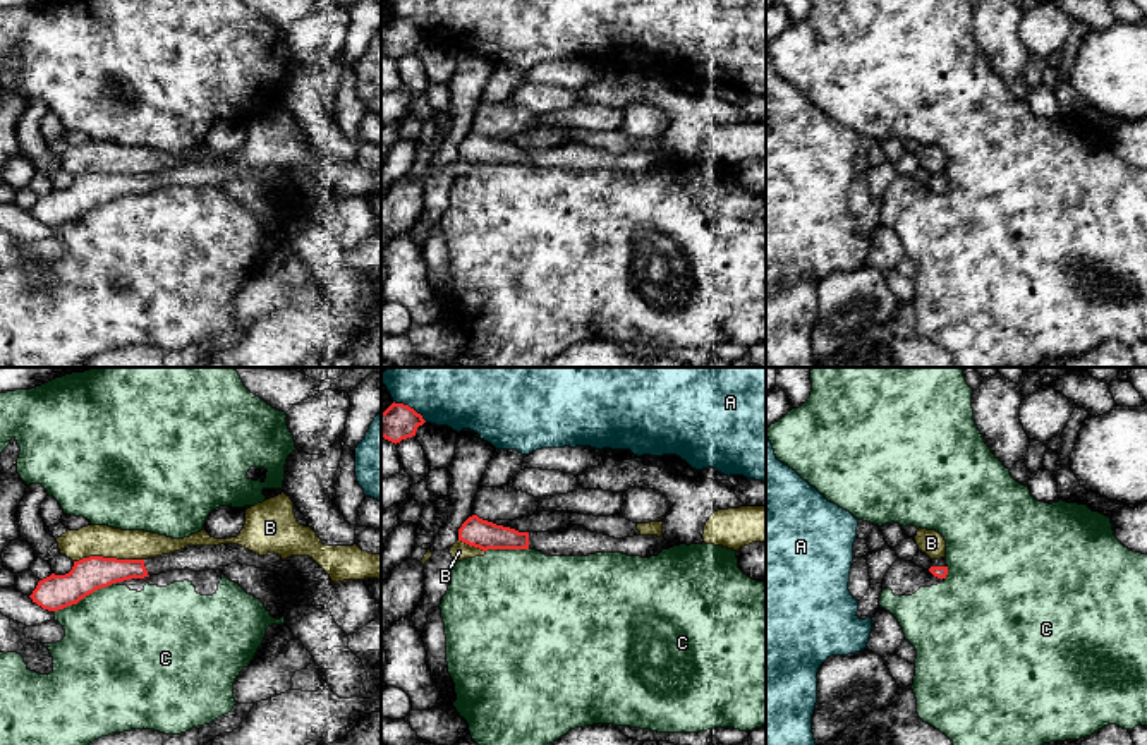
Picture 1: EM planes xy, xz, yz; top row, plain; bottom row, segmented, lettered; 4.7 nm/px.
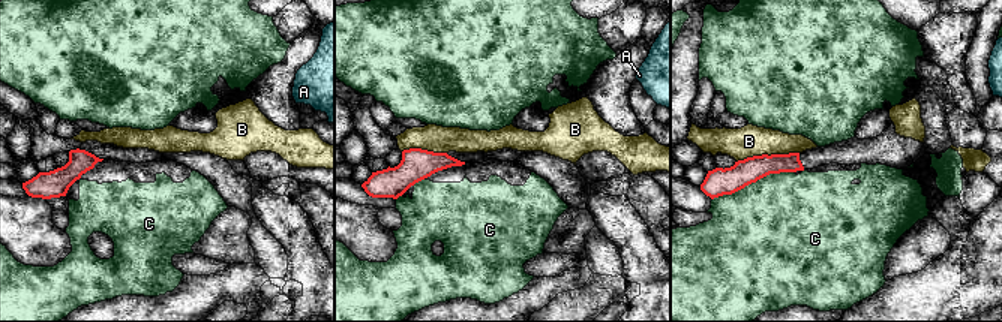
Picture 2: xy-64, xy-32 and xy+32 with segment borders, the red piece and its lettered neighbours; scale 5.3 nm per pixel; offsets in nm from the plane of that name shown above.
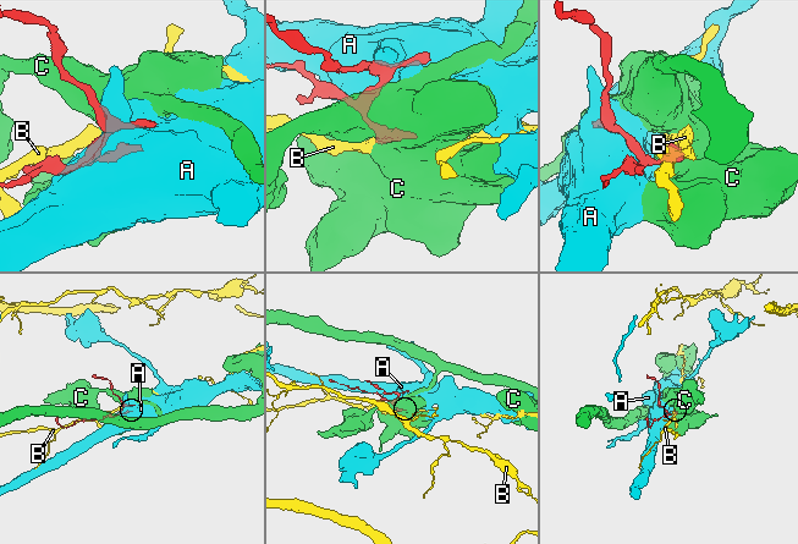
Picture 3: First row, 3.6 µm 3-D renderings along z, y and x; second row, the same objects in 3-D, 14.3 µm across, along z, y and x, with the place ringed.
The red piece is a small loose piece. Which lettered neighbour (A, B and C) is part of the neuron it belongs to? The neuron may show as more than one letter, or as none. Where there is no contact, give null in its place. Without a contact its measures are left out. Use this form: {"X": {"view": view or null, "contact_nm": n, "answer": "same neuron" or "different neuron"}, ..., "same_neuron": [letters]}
{"A": {"view": "xz", "contact_nm": 190, "answer": "different neuron"}, "B": {"view": "xy", "contact_nm": 320, "answer": "different neuron"}, "C": {"view": "xy", "contact_nm": 320, "answer": "different neuron"}, "same_neuron": []}

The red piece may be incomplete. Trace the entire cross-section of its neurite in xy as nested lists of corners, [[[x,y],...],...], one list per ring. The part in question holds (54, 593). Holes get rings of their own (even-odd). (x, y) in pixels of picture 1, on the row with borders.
[[[239,544],[187,546],[148,560],[89,556],[74,561],[72,570],[65,575],[52,573],[39,580],[29,597],[43,609],[58,611],[77,604],[98,589],[130,578],[144,578],[173,570],[223,570],[230,563],[275,572],[282,561],[282,556],[275,553],[259,556]]]

